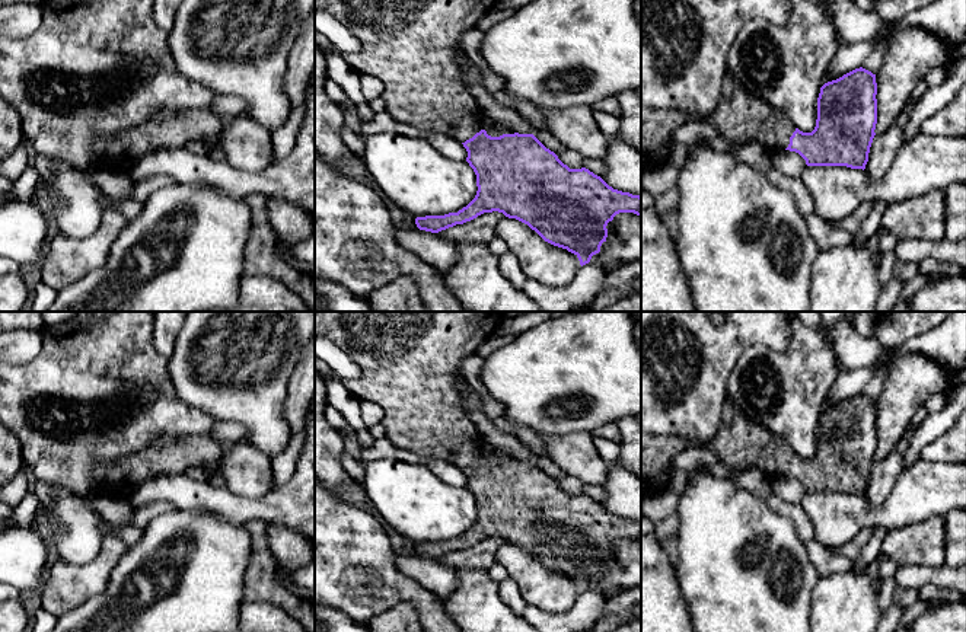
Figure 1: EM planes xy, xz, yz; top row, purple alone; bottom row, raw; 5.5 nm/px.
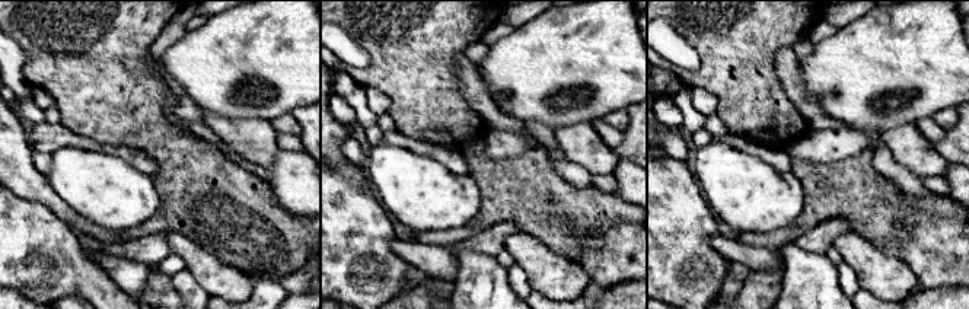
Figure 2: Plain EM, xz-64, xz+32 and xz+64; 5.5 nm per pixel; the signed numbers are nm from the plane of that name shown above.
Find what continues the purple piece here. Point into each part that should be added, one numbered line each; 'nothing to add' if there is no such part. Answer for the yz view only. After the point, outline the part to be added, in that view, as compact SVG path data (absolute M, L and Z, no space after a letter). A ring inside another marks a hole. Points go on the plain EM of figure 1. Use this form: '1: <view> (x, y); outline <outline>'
1: yz (740, 443); outline M730 396L723 406L723 422L717 435L708 441L692 441L678 435L653 435L641 428L641 501L667 489L673 466L670 460L686 447L707 447L731 469L758 469L769 479L785 476L796 453L778 435L747 419Z

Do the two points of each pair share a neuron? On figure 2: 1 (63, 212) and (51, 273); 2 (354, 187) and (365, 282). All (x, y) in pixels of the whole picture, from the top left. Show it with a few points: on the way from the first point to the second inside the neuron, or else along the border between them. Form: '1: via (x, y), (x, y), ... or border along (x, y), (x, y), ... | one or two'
1: border along (32, 201), (45, 204), (72, 229) | two
2: via (354, 210), (354, 258) | one

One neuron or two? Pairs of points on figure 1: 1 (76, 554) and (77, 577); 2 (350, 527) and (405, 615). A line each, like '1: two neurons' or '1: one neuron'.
1: two neurons
2: two neurons

